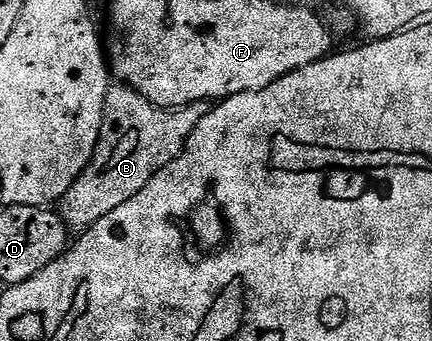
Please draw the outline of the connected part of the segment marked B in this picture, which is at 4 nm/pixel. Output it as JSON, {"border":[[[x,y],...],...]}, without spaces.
{"border":[[[111,86],[104,101],[104,121],[90,164],[60,200],[62,218],[71,228],[85,229],[100,221],[100,217],[108,217],[112,209],[120,209],[124,201],[136,197],[157,171],[181,153],[192,129],[200,125],[210,109],[211,104],[206,101],[189,103],[181,109],[157,107],[128,86]]]}

